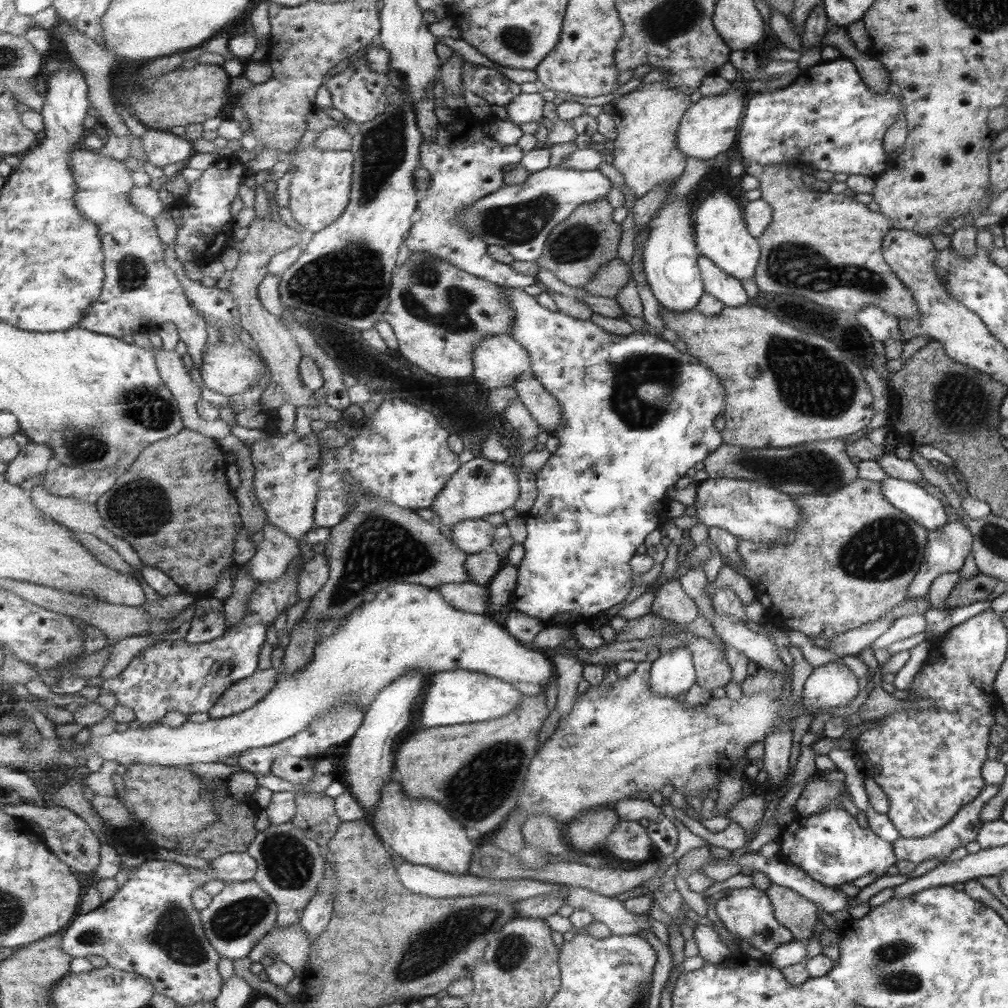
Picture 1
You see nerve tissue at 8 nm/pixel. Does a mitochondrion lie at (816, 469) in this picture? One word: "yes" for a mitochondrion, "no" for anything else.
yes

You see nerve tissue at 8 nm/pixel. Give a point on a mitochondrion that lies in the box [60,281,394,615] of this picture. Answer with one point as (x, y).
(139, 508)

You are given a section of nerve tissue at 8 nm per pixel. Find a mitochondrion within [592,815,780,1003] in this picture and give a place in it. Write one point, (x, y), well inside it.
(766, 935)

